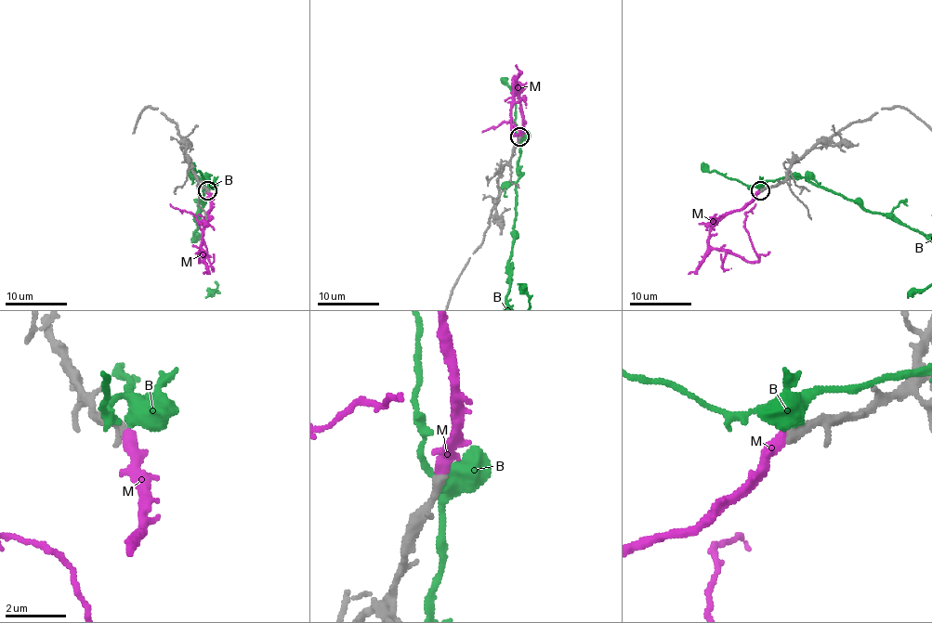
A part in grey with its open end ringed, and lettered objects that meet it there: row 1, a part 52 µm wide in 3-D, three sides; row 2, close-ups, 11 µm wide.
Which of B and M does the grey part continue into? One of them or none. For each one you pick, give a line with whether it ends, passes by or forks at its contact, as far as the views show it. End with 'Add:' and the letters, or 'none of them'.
M: it ends
Add: M

